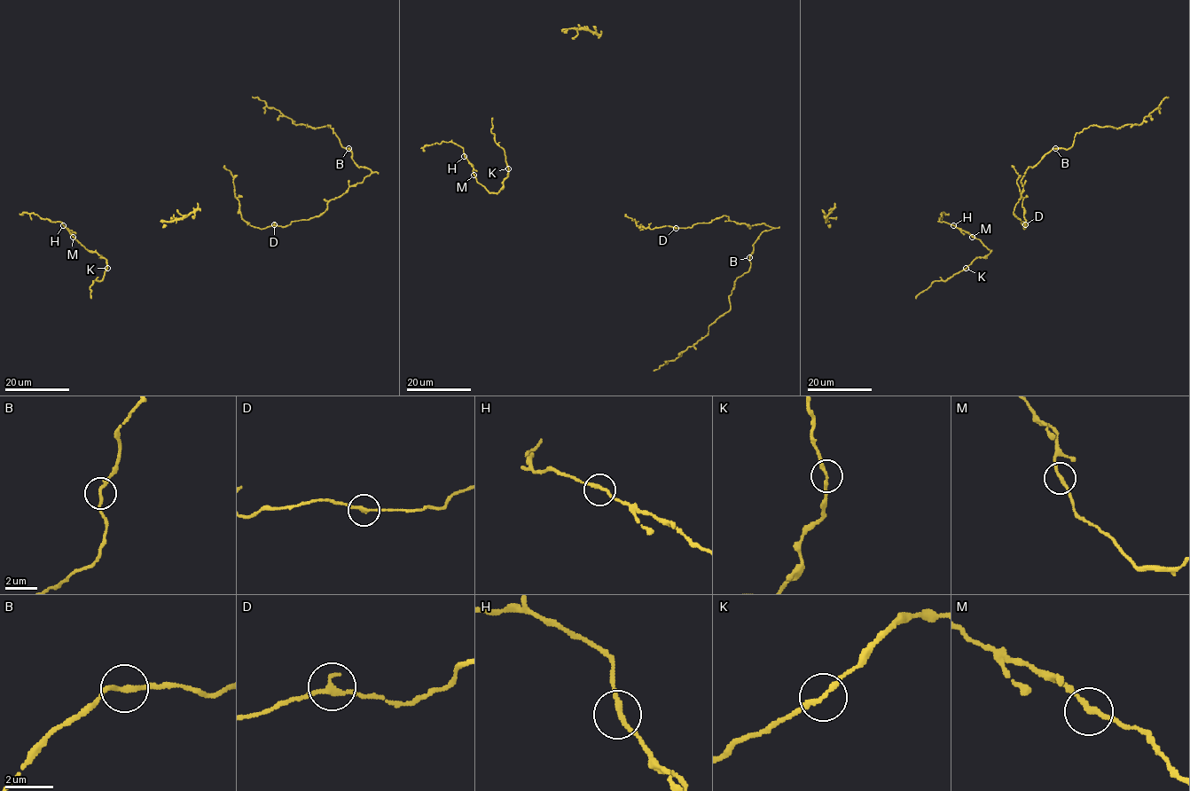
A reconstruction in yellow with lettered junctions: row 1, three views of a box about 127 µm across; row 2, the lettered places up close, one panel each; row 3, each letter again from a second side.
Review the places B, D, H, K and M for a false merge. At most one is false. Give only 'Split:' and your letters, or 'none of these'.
Split: none of these

